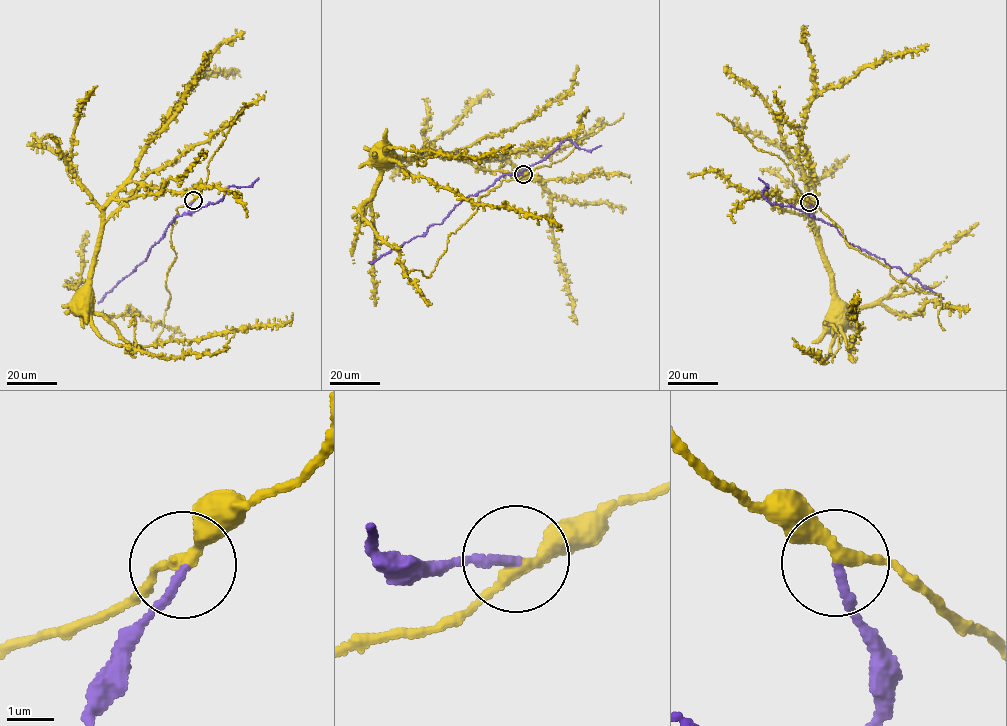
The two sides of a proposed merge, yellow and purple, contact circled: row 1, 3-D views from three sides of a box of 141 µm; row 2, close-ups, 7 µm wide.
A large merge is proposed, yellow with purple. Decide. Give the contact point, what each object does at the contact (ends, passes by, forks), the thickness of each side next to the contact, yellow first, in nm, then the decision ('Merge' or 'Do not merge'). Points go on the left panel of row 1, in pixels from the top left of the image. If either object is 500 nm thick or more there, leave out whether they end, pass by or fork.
Place: (193, 200). At the ring yellow passes by. At the ring purple ends. Thickness 260 nm (yellow) against 170 nm. Do not merge

